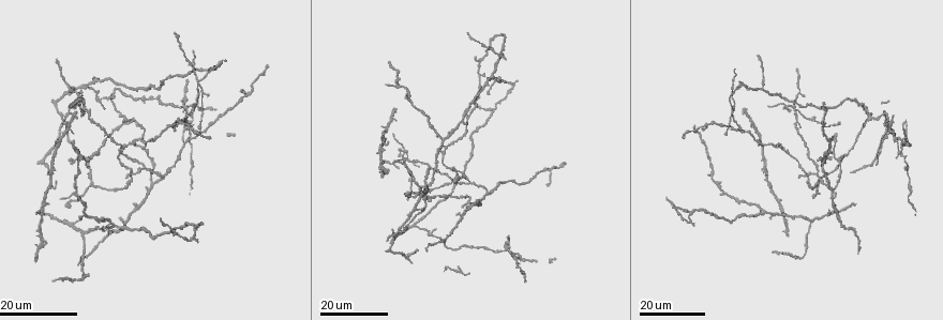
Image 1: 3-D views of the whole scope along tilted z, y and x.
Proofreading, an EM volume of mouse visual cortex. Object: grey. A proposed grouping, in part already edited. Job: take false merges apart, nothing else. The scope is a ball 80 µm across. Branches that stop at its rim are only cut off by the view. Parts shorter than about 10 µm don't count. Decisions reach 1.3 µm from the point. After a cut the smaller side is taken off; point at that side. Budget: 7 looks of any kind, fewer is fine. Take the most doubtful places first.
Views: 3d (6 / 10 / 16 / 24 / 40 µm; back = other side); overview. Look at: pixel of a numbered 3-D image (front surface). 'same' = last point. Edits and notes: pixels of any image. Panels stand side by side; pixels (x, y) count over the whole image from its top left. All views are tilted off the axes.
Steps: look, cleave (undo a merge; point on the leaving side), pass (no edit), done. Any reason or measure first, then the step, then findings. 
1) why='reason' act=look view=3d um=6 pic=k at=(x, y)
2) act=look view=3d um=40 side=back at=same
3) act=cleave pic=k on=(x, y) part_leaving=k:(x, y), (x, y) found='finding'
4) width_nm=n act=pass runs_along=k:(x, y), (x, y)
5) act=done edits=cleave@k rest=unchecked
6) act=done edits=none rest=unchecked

why='looks like a crossing' act=look view=3d um=16 pic=1 at=(731, 96)

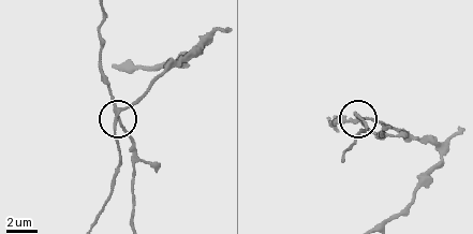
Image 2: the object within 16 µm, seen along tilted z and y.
act=look view=3d um=10 pic=2 at=(116, 114)

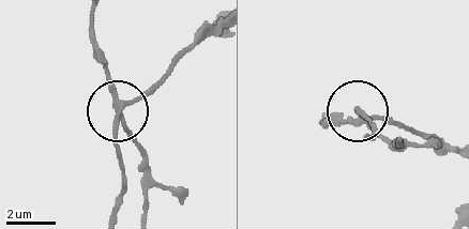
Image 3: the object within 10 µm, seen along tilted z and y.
arms=4 act=cleave pic=3 on=(103, 66) found='two cells meet here'

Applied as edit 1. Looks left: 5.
act=look view=3d um=24 pic=1 at=(129, 171)

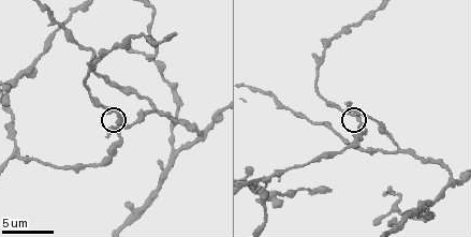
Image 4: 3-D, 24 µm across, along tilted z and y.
act=look view=3d um=10 pic=4 at=(359, 119)

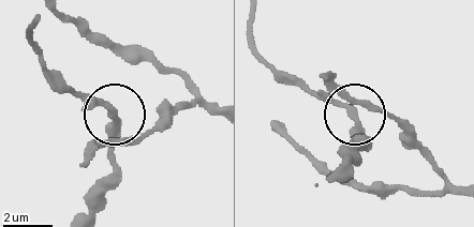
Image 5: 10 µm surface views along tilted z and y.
width_nm=250 act=pass found='all the same cell'

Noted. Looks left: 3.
why='three-way junction' act=look view=3d um=16 pic=1 at=(893, 136)

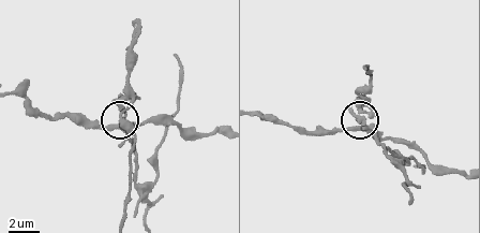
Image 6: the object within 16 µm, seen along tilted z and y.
why='zoom in' act=look view=3d um=10 pic=6 at=(362, 122)

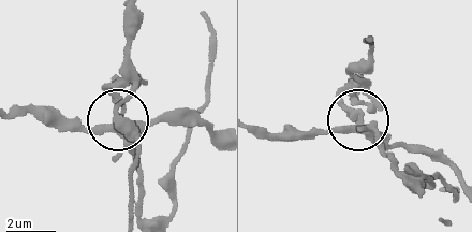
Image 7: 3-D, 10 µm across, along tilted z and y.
width_nm=270 act=cleave pic=7 on=(359, 110) part_leaving=7:(368, 126), (412, 189) found='a second cell is stuck on'

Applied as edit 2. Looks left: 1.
act=done edits=cleave@3,cleave@7 rest=unchecked

